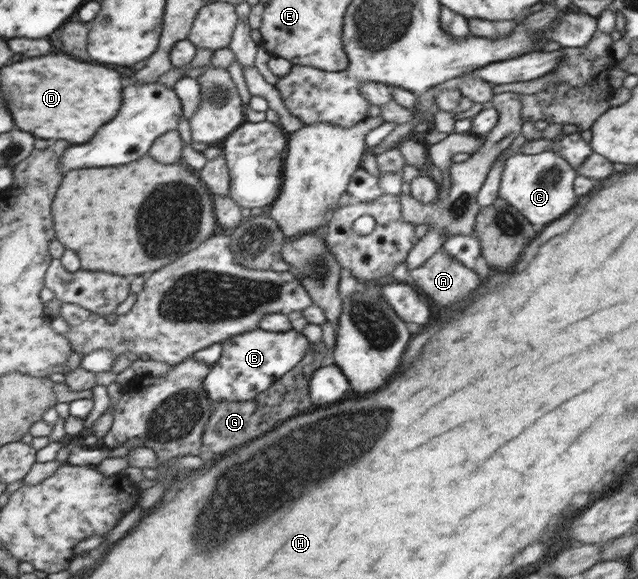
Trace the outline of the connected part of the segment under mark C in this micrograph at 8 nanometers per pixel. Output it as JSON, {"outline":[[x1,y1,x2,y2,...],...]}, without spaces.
{"outline":[[553,151,516,153,503,163,497,195,514,206,536,230,541,231,547,223,555,221,575,205,577,197,573,192,573,180,576,175,575,169]]}

